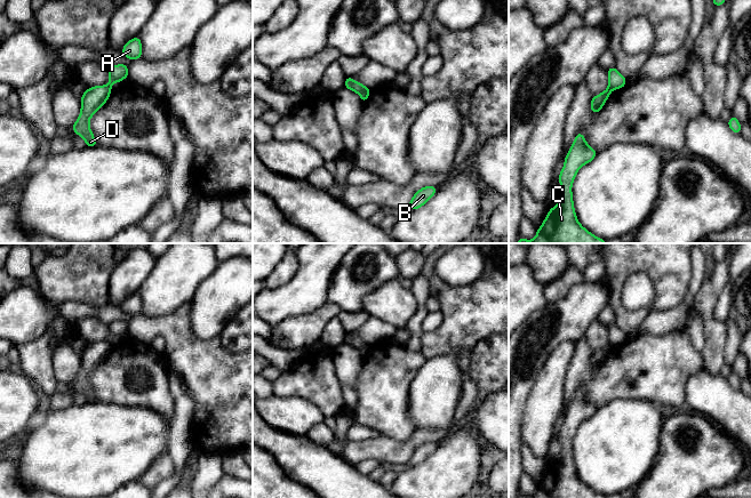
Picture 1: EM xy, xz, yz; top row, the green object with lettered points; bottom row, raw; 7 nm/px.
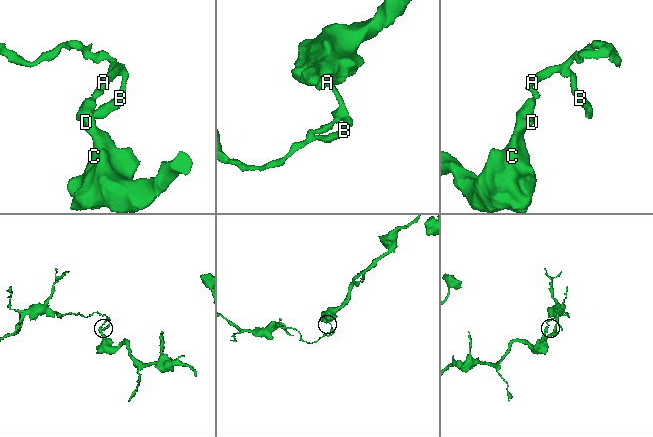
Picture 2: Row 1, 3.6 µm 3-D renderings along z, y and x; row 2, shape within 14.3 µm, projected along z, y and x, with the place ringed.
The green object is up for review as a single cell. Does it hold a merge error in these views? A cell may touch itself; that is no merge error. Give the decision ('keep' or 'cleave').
cleave

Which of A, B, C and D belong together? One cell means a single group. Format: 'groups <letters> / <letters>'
groups A B / C D

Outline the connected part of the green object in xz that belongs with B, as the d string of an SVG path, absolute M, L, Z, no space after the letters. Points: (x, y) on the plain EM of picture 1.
M424 442L423 444L418 445L414 450L407 464L409 464L410 467L421 464L436 450L437 445L438 443L436 442Z

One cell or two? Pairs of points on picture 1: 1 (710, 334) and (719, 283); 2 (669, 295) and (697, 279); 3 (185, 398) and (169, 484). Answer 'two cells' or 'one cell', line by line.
1: one cell
2: two cells
3: one cell

